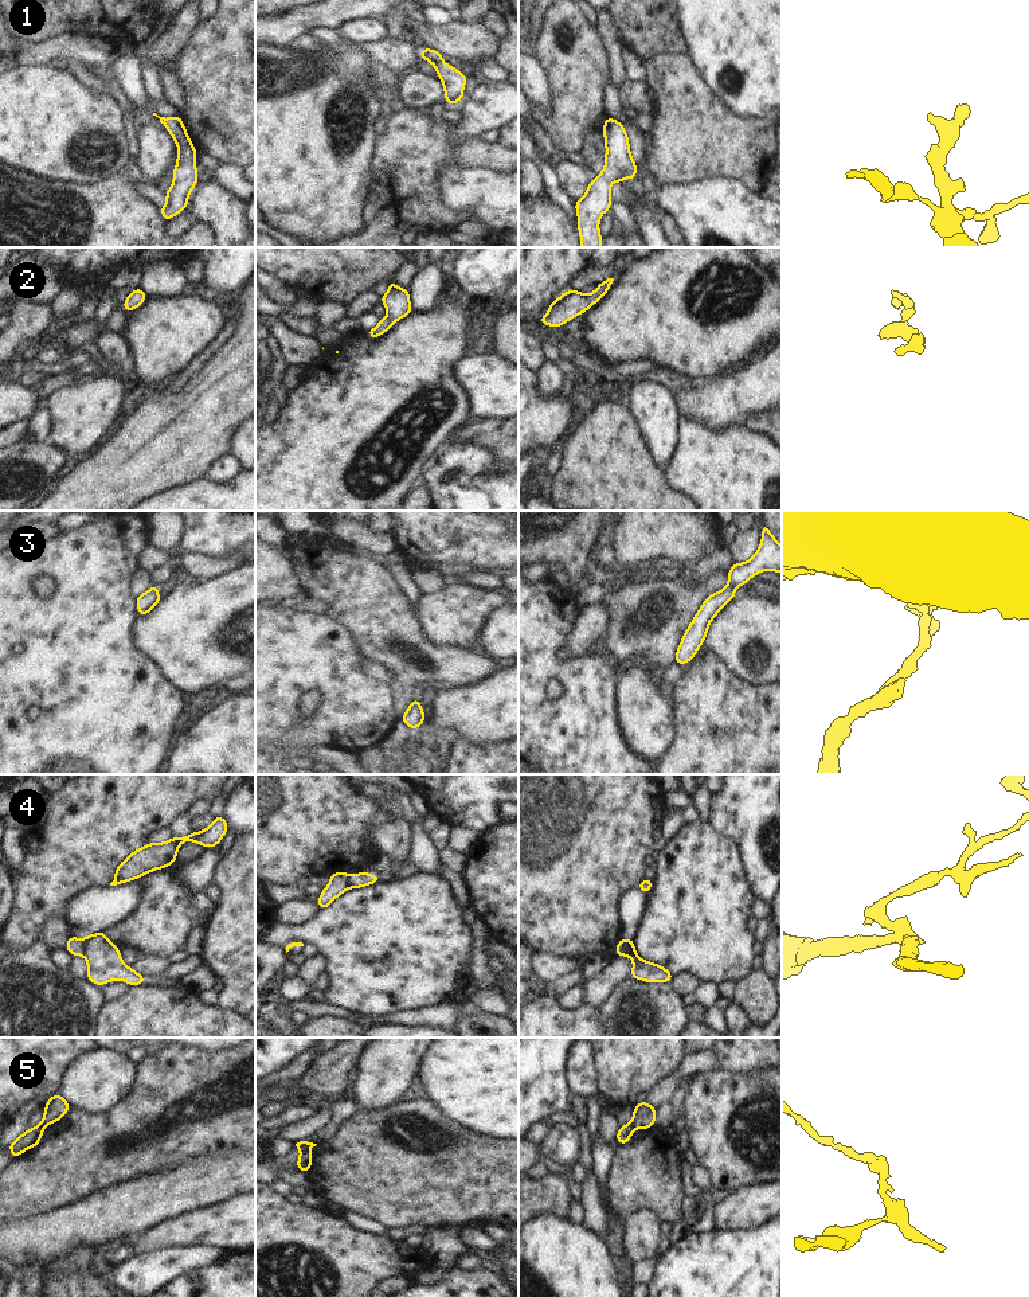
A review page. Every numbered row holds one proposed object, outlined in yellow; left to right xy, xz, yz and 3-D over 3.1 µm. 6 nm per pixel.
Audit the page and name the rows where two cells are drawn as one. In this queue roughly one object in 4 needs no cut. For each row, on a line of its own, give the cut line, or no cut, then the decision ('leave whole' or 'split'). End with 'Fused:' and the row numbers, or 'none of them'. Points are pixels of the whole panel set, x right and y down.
1: cut none; leave whole
2: cut none; leave whole
3: cut none; leave whole
4: cut xy (82, 940), (83, 953); split
5: cut xz (309, 1149), (301, 1153); split
Fused: 4, 5

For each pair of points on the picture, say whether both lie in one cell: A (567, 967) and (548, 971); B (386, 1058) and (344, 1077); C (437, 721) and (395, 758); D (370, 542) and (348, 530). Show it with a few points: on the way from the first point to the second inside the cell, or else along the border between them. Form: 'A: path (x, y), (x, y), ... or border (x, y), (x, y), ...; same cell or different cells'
A: path (563, 967), (552, 967); same cell
B: border (363, 1051), (355, 1070), (355, 1081), (348, 1093); different cells
C: path (426, 731), (406, 749); same cell
D: path (364, 539), (353, 534); same cell

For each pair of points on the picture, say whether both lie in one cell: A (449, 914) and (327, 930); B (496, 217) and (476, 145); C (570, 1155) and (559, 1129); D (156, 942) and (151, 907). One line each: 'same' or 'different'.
A: same
B: different
C: same
D: same

